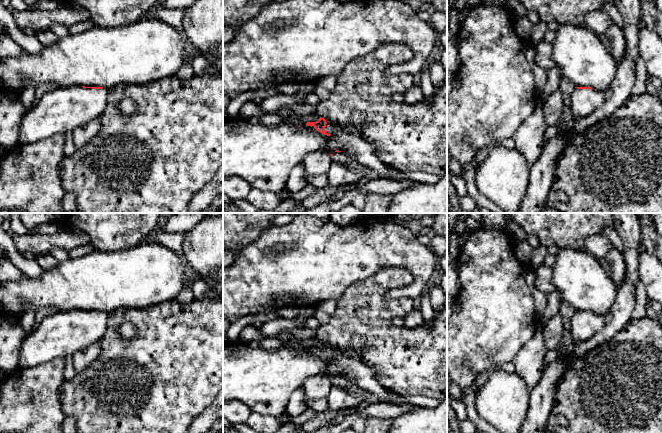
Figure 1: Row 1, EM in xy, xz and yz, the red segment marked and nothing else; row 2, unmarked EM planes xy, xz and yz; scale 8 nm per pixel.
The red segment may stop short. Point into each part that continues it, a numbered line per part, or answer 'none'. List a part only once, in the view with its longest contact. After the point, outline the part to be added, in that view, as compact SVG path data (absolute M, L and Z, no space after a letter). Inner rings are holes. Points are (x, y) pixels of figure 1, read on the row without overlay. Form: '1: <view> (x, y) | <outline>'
1: xy (61, 334) | M78 309L46 316L39 331L23 340L19 368L29 369L57 358L73 356L94 343L100 343L109 322L109 312L93 313Z

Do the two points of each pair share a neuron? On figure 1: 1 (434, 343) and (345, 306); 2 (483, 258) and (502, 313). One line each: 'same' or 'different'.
1: same
2: same

